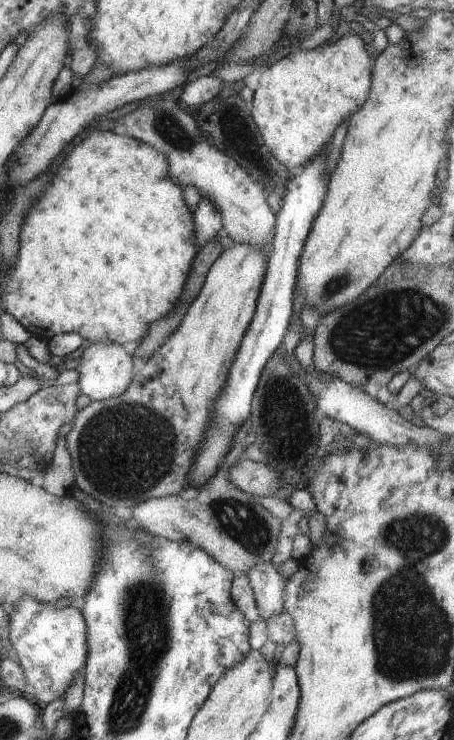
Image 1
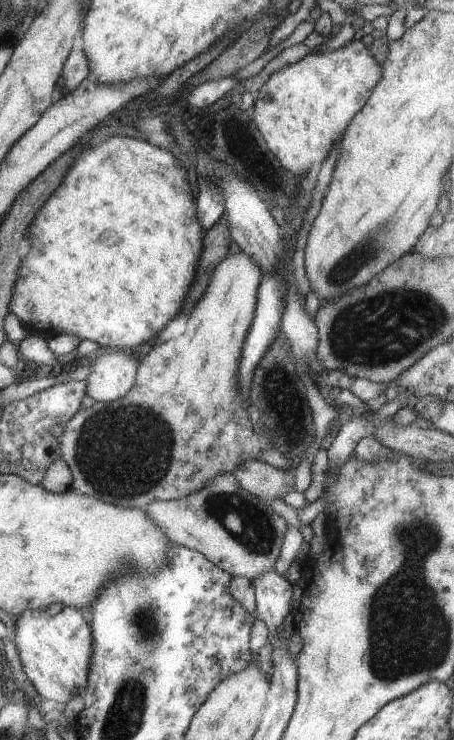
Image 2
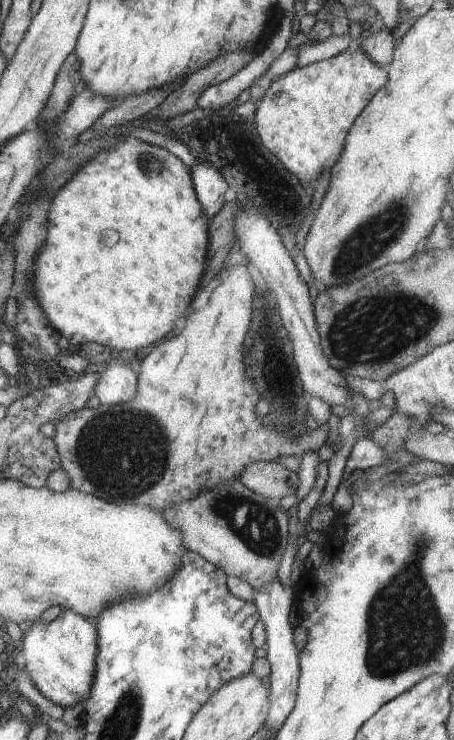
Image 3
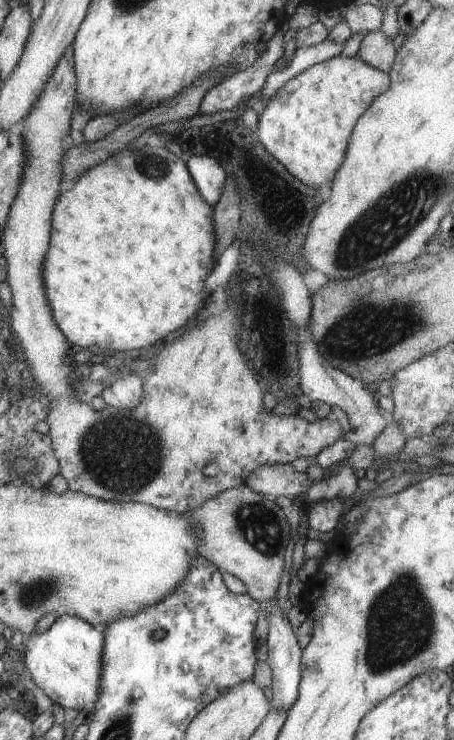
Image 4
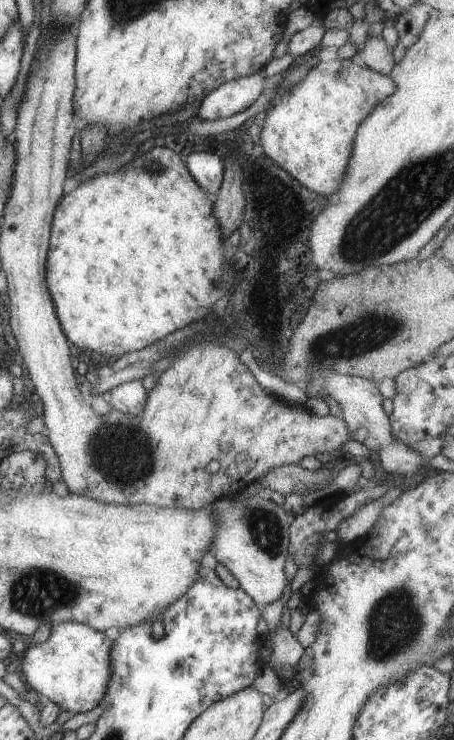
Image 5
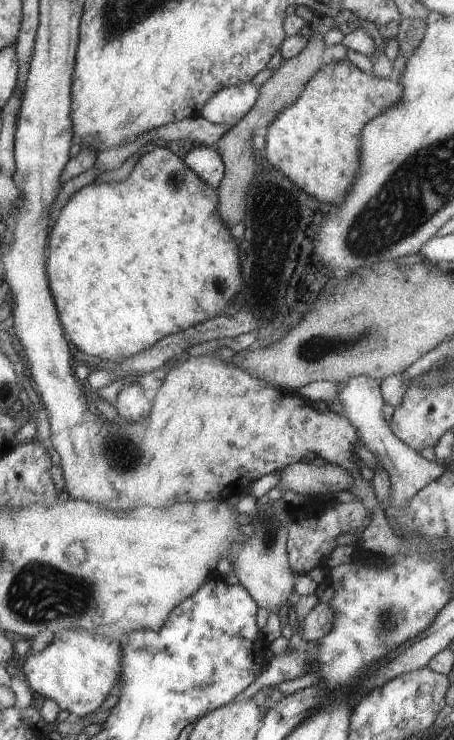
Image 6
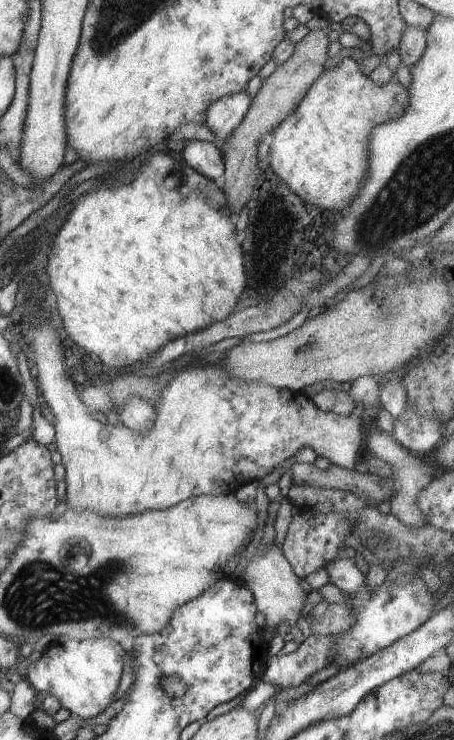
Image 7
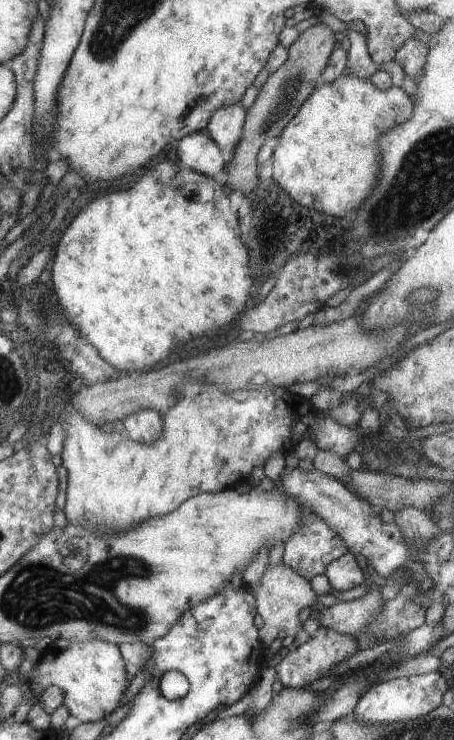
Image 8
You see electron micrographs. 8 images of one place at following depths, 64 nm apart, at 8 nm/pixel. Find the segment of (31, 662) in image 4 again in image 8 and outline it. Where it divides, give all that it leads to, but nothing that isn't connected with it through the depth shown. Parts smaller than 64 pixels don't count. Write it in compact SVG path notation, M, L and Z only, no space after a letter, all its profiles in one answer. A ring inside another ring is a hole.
M102 640L51 645L42 652L28 679L38 684L42 690L57 687L63 693L63 704L70 715L78 718L80 723L106 719L110 713L116 711L130 684L119 646Z

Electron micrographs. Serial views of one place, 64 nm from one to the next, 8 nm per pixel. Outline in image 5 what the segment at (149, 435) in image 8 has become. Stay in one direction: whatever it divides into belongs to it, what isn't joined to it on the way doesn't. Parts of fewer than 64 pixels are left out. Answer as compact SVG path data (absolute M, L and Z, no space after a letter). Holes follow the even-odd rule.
M141 380L123 382L106 391L104 397L112 408L135 417L142 414L148 402L148 392L144 389Z

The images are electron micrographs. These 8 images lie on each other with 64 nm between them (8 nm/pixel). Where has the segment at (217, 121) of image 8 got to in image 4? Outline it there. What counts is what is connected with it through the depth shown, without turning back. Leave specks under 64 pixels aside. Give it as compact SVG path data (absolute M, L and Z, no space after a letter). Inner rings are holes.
M287 20L282 24L281 29L276 32L276 36L272 36L272 40L268 42L266 52L262 54L260 60L254 62L254 66L233 74L232 76L222 79L219 83L214 85L206 94L201 98L202 102L199 106L199 114L212 115L222 111L235 110L242 106L242 102L246 105L248 101L262 90L267 76L275 71L274 64L283 56L283 48L288 39L288 23Z

